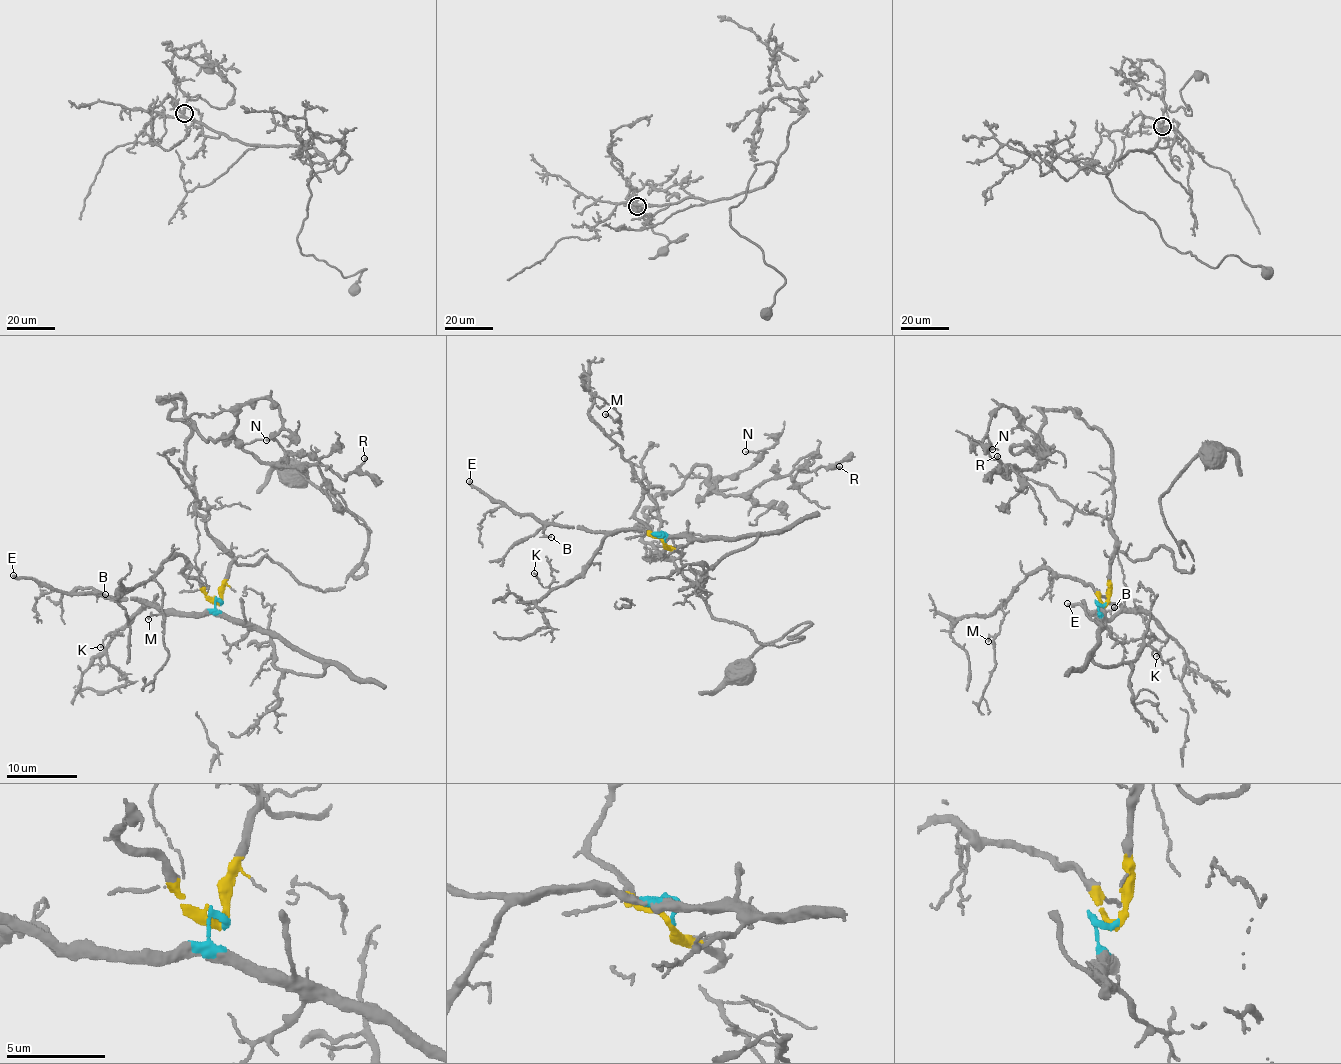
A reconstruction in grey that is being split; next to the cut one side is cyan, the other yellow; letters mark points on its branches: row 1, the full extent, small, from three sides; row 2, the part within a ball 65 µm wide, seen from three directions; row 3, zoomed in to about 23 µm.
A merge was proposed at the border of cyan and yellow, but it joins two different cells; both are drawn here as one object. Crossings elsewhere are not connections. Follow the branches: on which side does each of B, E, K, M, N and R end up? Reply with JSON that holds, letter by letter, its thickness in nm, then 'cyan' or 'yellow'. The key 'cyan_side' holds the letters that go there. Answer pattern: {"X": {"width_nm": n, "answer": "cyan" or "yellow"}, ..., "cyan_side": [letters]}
{"B": {"width_nm": 140, "answer": "cyan"}, "E": {"width_nm": 280, "answer": "cyan"}, "K": {"width_nm": 120, "answer": "cyan"}, "M": {"width_nm": 150, "answer": "yellow"}, "N": {"width_nm": 180, "answer": "yellow"}, "R": {"width_nm": 180, "answer": "yellow"}, "cyan_side": ["B", "E", "K"]}

